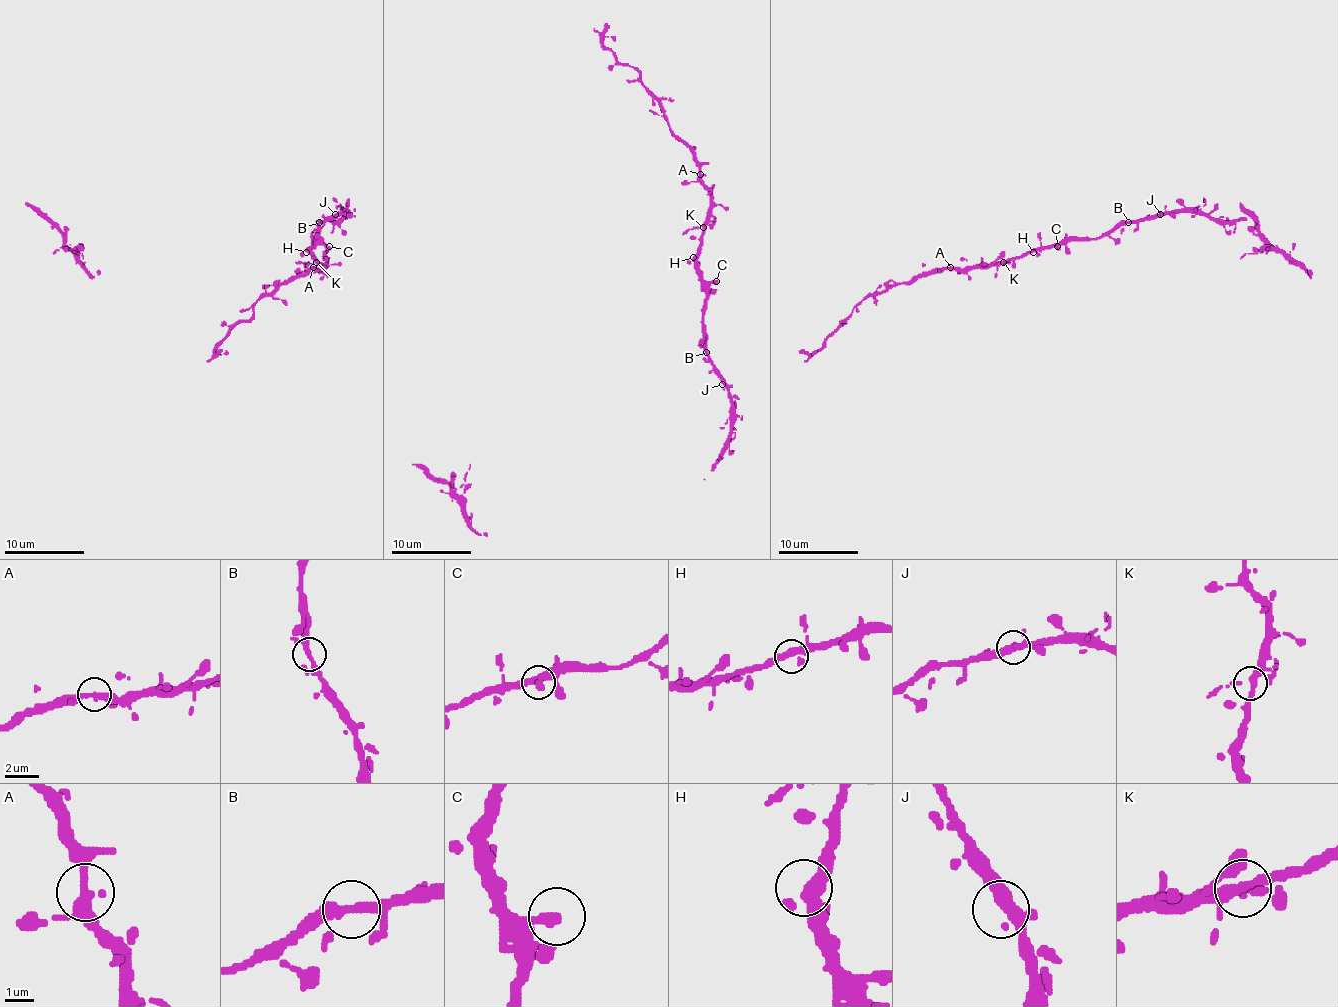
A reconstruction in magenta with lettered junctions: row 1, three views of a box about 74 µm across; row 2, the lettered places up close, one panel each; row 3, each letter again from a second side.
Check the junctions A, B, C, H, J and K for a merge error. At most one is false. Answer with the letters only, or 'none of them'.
none of them

